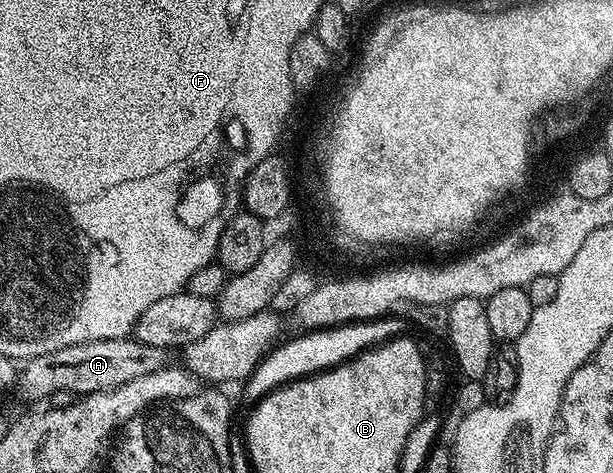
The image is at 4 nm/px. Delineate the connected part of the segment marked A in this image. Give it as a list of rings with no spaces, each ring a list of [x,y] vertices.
[[[124,336],[84,342],[25,361],[16,384],[34,400],[54,396],[57,392],[75,392],[73,395],[81,398],[89,392],[112,392],[124,386],[124,382],[132,382],[132,378],[140,378],[165,368],[168,364],[166,356],[167,349],[144,345],[134,338]]]

